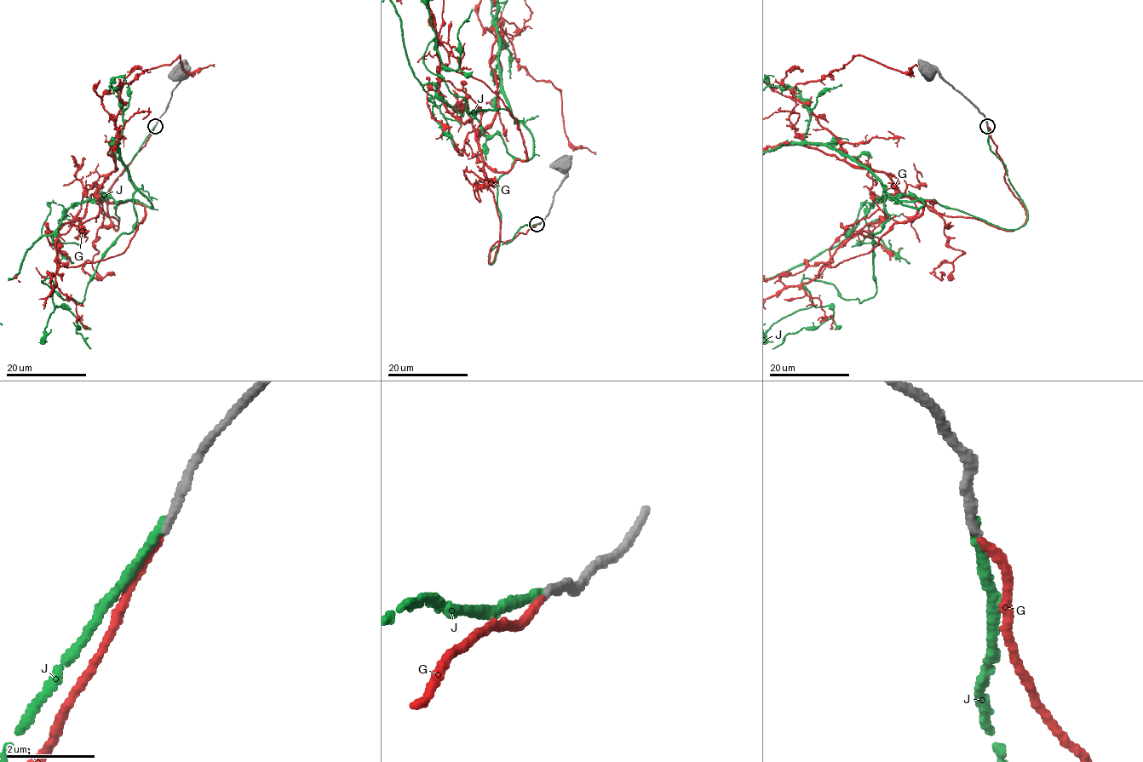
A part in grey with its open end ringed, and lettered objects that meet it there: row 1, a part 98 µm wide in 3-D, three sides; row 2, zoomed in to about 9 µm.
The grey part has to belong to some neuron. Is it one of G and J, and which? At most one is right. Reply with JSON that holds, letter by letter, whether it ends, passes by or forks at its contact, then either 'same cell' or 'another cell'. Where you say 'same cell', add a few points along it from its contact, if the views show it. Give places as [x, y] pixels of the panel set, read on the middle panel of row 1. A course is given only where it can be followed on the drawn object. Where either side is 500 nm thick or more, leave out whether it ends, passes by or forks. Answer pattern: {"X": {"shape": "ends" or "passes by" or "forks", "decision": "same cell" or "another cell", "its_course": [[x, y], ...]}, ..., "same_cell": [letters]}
{"G": {"shape": "ends", "decision": "same cell"}, "J": {"shape": "ends", "decision": "another cell"}, "same_cell": ["G"]}

